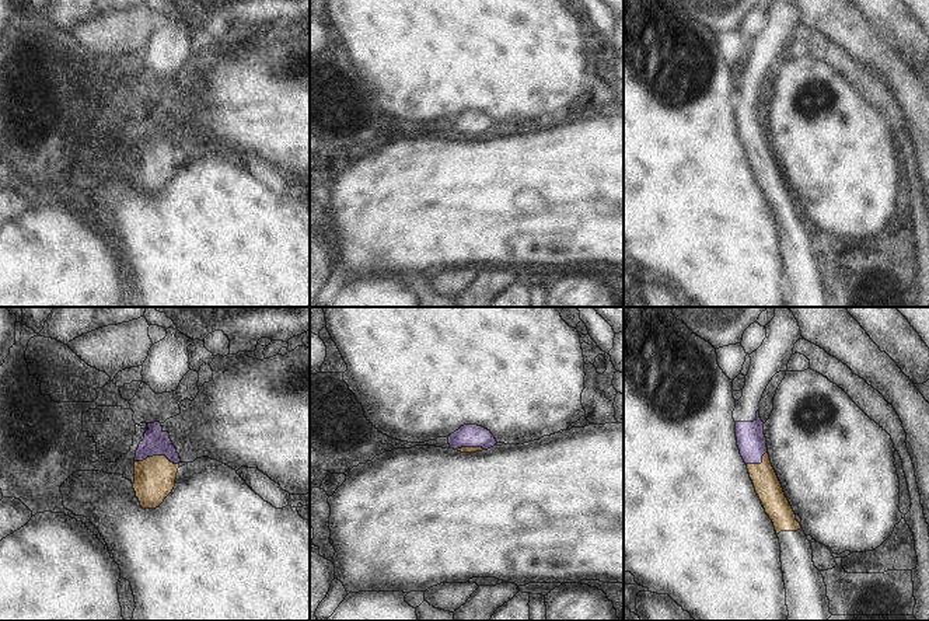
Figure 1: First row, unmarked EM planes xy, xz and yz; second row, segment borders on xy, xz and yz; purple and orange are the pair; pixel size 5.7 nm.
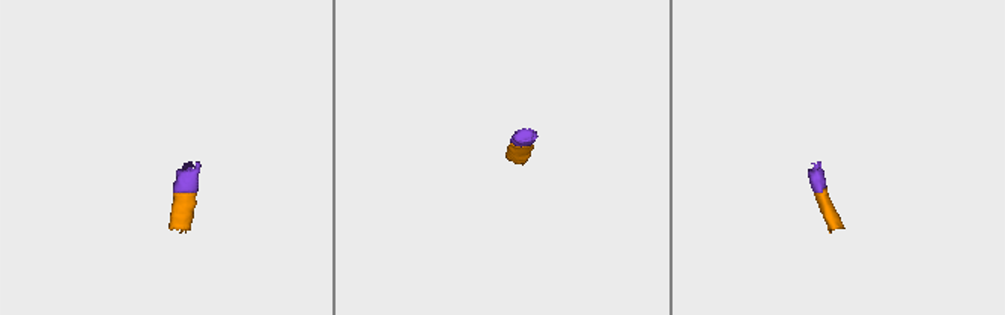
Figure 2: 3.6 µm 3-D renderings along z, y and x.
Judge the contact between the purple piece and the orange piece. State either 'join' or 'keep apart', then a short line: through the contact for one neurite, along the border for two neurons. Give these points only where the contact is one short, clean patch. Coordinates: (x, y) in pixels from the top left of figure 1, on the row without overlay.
join; line xy (156, 128), (157, 140), (154, 164)

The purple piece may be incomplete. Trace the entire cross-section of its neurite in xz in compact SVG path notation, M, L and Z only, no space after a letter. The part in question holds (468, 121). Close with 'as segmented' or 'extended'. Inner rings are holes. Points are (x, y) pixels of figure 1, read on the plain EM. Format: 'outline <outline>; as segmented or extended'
outline M464 111L448 122L451 135L461 139L476 139L497 130L490 116L478 111Z; extended

